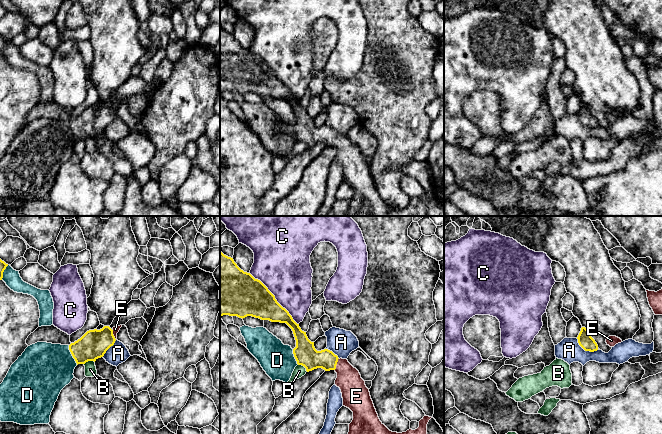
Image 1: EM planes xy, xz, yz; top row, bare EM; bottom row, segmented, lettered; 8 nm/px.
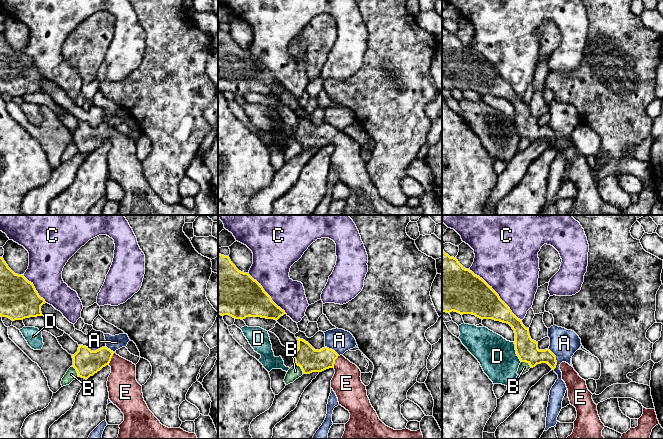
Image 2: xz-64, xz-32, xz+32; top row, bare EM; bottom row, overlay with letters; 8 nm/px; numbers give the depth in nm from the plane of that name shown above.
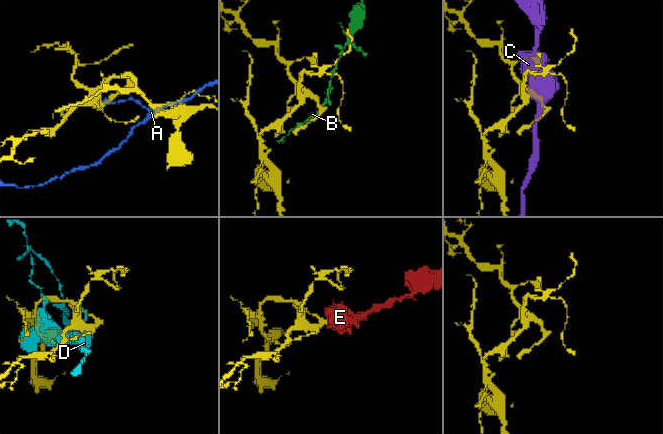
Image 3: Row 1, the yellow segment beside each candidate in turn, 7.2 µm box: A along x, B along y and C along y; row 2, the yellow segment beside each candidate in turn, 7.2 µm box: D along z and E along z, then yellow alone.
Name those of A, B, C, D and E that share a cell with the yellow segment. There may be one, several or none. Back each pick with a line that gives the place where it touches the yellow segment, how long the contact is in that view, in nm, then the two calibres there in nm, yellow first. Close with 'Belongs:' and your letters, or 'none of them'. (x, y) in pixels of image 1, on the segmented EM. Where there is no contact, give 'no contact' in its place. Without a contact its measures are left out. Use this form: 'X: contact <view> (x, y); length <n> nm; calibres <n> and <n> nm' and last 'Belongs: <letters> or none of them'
E: contact xz (336, 364); length 100 nm; calibres 170 and 200 nm
Belongs: E

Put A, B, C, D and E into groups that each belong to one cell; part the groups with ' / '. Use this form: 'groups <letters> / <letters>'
groups A / B / C / D / E

